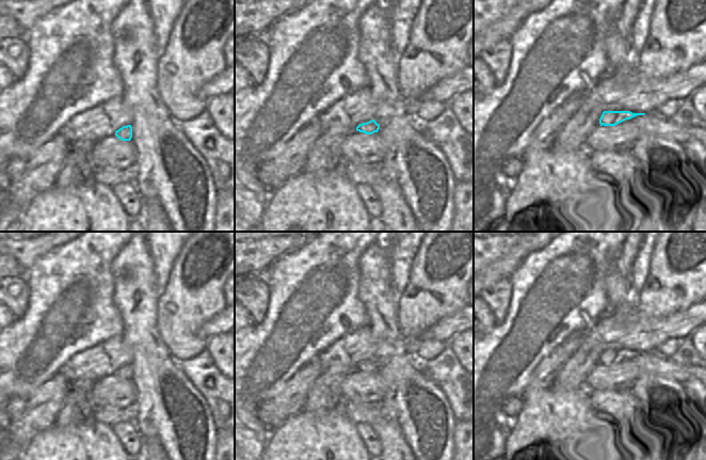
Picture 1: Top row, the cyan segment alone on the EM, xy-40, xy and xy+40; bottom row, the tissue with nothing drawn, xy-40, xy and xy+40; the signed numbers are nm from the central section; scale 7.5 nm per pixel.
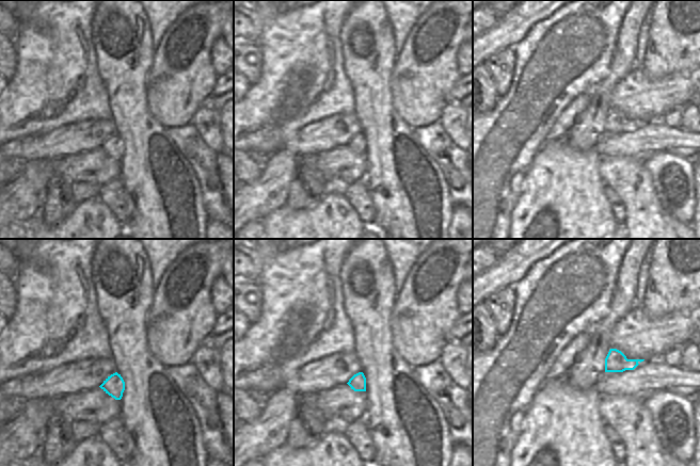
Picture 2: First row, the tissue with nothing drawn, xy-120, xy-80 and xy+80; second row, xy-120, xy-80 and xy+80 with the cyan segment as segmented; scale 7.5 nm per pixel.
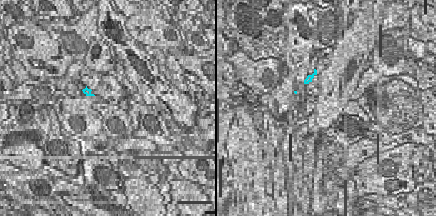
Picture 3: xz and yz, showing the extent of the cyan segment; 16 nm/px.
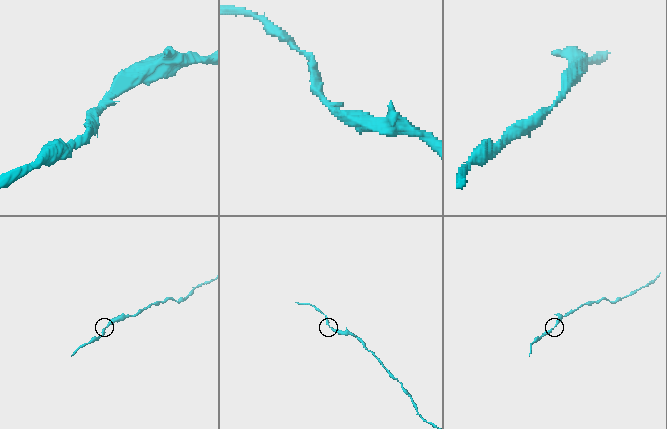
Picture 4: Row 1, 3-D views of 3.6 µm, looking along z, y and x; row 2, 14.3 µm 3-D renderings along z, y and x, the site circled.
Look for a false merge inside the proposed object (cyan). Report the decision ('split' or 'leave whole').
leave whole

